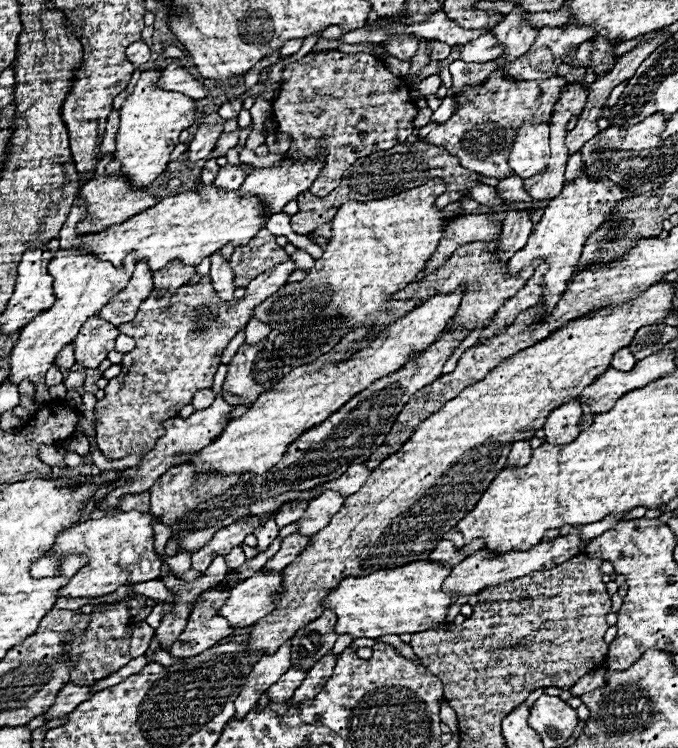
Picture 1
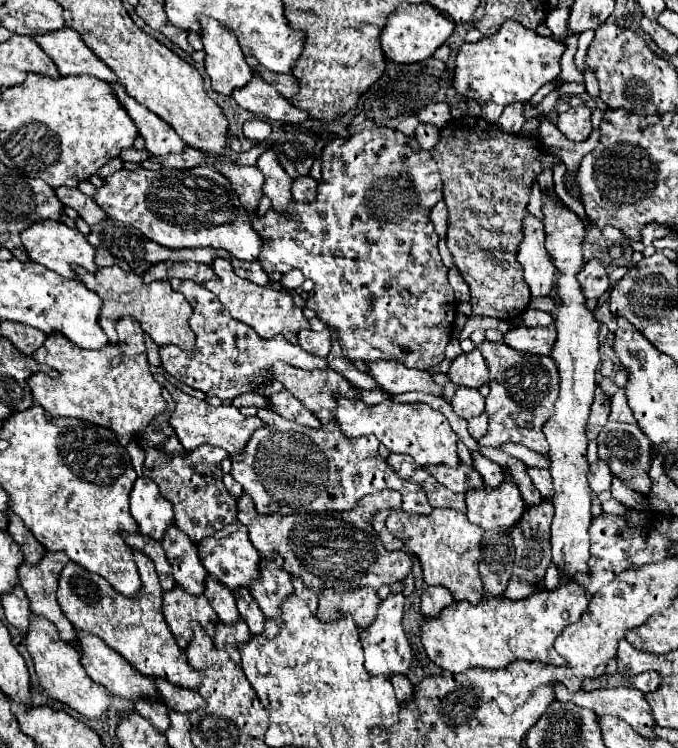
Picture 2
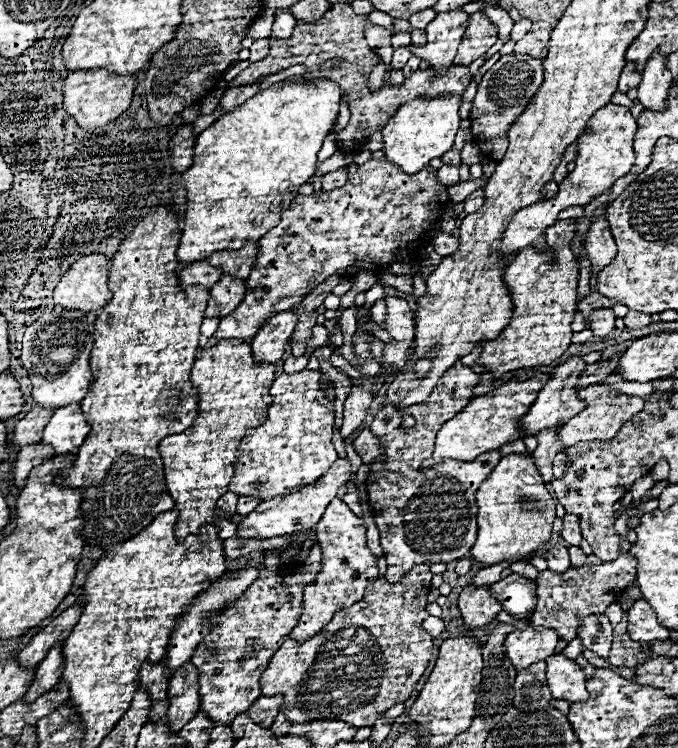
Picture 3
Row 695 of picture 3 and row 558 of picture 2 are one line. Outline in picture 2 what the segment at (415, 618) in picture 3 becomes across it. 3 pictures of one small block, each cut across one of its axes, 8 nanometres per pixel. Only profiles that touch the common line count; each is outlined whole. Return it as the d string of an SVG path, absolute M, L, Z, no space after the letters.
M382 490L364 496L352 510L258 516L252 498L242 494L238 498L238 520L248 526L250 540L262 558L274 560L280 556L284 560L282 568L300 578L316 596L322 596L326 590L344 594L354 588L368 586L378 590L384 584L388 586L394 582L404 582L404 578L412 572L412 556L404 550L386 550L380 542L380 536L372 528L372 518L376 512L384 508L396 510L400 504L402 500L396 490Z

